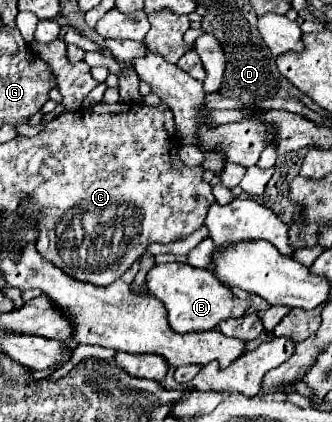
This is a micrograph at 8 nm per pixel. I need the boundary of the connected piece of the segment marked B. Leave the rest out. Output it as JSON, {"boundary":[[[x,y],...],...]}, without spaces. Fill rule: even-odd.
{"boundary":[[[166,263],[156,265],[146,275],[148,291],[160,299],[168,311],[168,323],[176,333],[190,331],[210,331],[220,321],[230,317],[240,317],[250,307],[248,301],[238,299],[228,287],[216,283],[216,277],[208,269],[198,269],[188,263]]]}

